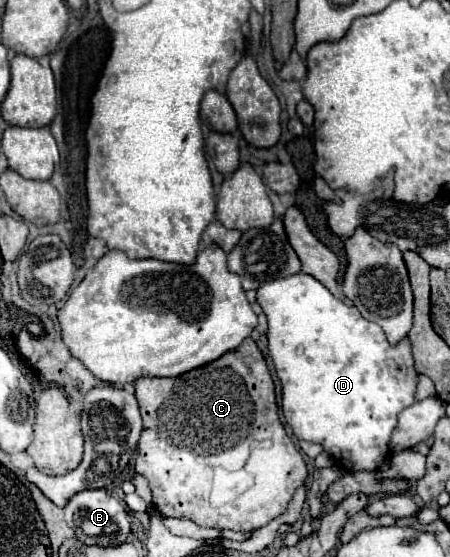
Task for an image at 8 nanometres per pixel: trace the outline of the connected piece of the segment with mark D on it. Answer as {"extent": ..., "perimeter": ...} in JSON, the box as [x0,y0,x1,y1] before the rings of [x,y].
{"extent":[256,273,418,471],"perimeter":[[[296,273],[284,279],[274,279],[270,283],[264,283],[262,287],[258,287],[256,299],[262,307],[262,311],[266,315],[268,329],[266,338],[268,341],[268,351],[270,357],[274,361],[276,367],[276,375],[282,383],[282,409],[284,409],[284,417],[286,423],[292,427],[292,433],[298,439],[304,441],[312,441],[312,443],[320,443],[324,447],[326,453],[330,453],[334,457],[334,461],[346,469],[346,471],[376,471],[380,467],[382,461],[386,461],[390,457],[390,435],[398,425],[398,413],[406,407],[410,407],[416,401],[416,383],[418,383],[418,373],[414,369],[414,357],[412,357],[412,345],[410,339],[404,337],[402,341],[398,341],[396,345],[390,345],[382,327],[374,321],[368,321],[360,315],[360,311],[354,305],[346,305],[344,301],[340,301],[338,297],[334,297],[316,277],[308,275],[308,273]]]}

